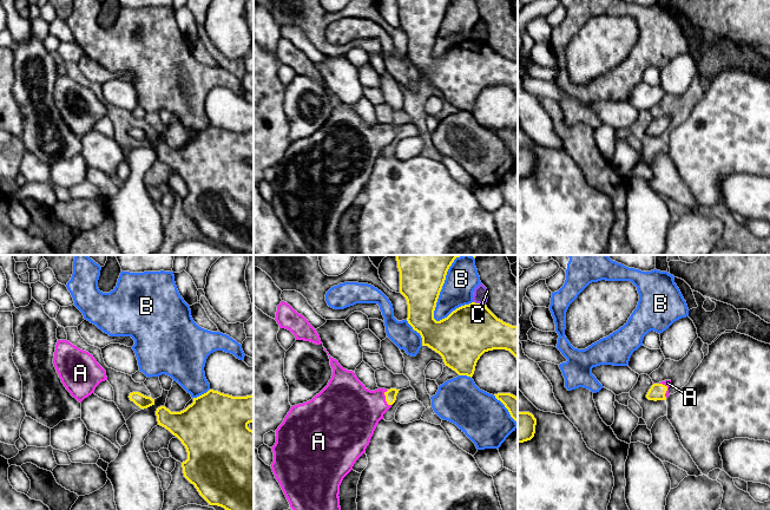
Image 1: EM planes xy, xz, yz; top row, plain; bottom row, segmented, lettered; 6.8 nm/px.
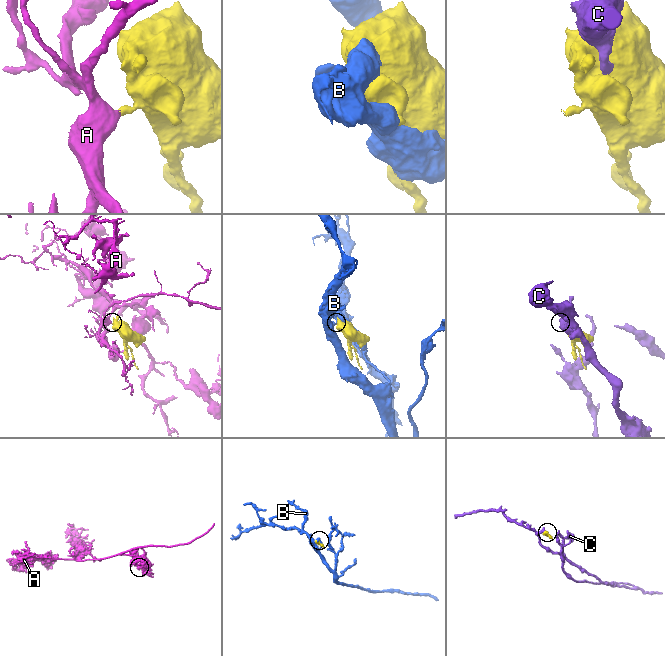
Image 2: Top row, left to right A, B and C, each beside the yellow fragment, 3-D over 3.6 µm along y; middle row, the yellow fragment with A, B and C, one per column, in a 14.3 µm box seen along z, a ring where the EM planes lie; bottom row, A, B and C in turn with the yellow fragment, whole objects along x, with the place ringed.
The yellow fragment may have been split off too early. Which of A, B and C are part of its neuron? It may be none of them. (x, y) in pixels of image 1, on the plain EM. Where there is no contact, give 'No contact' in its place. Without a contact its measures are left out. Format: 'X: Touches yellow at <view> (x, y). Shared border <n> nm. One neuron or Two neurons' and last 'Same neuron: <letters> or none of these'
A: Touches yellow at xz (386, 133). Shared border 110 nm. One neuron
B: Touches yellow at xz (439, 28). Shared border 400 nm. Two neurons
C: Touches yellow at xz (479, 39). Shared border 90 nm. Two neurons
Same neuron: A

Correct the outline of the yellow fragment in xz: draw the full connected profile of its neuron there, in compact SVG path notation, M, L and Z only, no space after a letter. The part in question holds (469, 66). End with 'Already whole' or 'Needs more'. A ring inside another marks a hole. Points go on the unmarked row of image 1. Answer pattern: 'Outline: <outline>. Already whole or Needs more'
Outline: M397 0L400 28L408 40L408 59L422 73L422 81L439 89L446 102L459 111L473 112L480 92L488 86L506 85L518 96L518 63L498 54L486 40L472 38L453 46L447 53L436 57L434 46L452 0Z. Already whole

